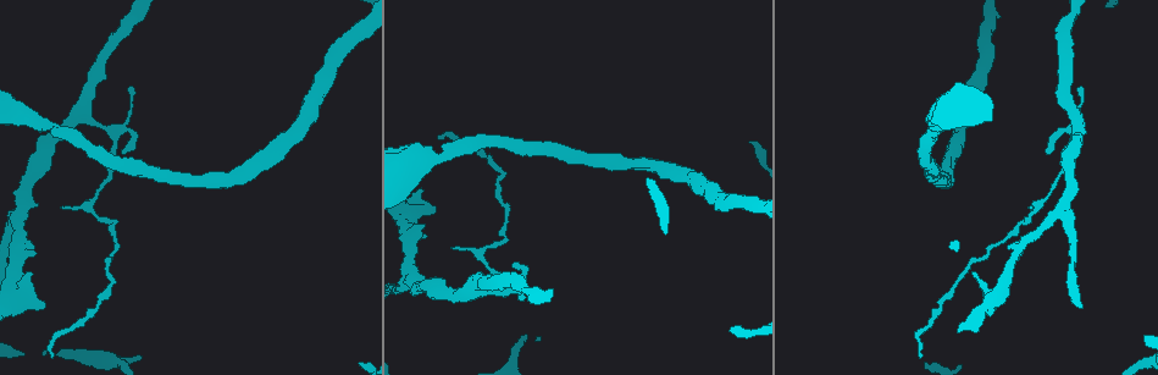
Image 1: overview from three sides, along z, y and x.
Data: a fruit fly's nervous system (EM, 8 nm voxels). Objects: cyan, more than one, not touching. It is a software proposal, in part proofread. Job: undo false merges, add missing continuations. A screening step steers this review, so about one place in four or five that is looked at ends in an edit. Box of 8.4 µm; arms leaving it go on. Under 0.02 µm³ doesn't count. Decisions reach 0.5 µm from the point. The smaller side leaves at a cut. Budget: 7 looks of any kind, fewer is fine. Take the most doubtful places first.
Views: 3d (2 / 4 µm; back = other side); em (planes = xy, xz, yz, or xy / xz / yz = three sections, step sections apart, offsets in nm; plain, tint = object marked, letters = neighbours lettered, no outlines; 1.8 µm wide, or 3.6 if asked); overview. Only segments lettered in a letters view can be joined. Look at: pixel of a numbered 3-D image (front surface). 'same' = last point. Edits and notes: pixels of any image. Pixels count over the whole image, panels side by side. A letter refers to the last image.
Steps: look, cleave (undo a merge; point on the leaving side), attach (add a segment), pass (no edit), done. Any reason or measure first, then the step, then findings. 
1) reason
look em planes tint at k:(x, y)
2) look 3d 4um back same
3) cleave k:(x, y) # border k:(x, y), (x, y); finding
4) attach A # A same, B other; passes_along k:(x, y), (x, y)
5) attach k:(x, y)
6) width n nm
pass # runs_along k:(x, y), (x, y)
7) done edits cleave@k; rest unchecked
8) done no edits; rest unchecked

three-way junction
look em planes letters at 1:(21, 214)

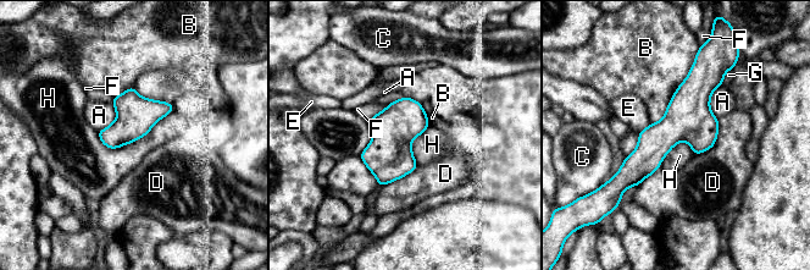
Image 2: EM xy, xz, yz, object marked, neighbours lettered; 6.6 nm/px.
pass # A other, B other, C other, D other, E other, F other, G other, H other; runs_along 2:(697, 66), (688, 111), (623, 185); all the same neuron

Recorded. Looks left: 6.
an open end
look em planes plain at 1:(432, 208)

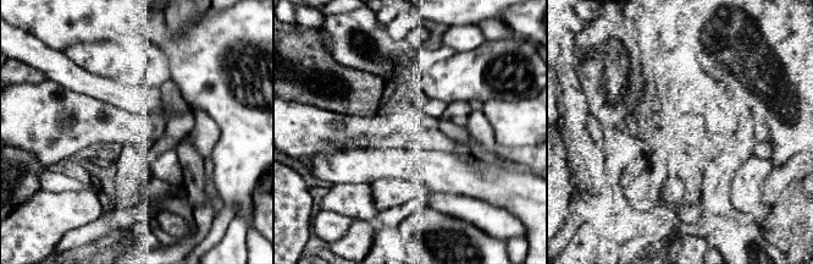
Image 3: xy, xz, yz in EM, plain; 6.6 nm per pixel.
what lies round it
look em planes letters same

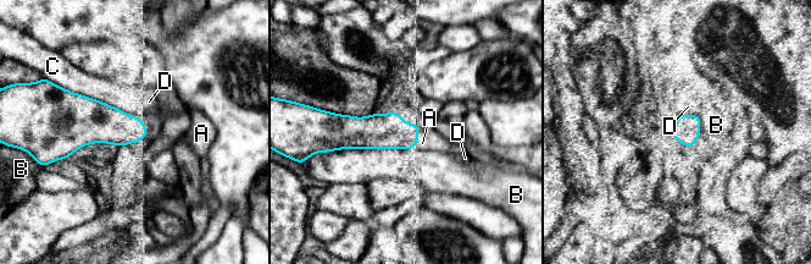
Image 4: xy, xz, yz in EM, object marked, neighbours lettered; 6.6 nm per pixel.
width 170 nm; longest_contact B 600 nm
attach 4:(422, 143) # A same, B other, C other, D other; it goes on there

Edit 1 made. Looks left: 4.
redraw
look overview

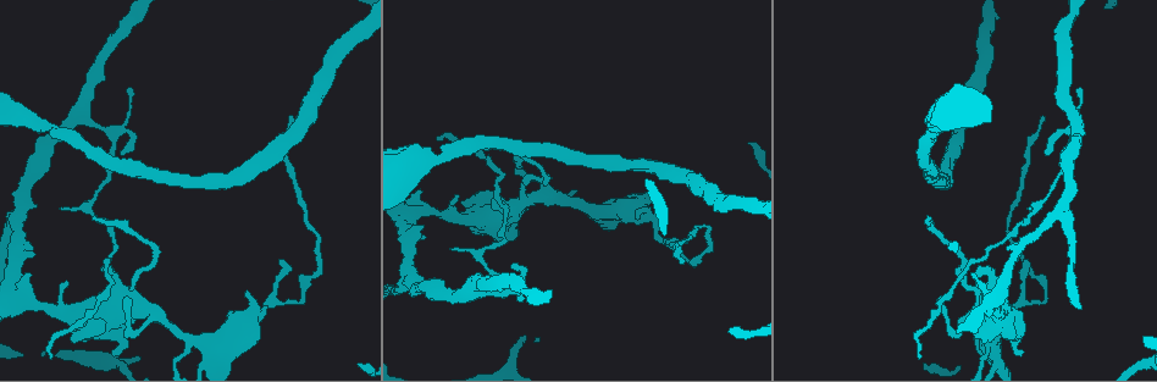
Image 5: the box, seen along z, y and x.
side arm on a straight run
look 3d 2um at 5:(498, 200)

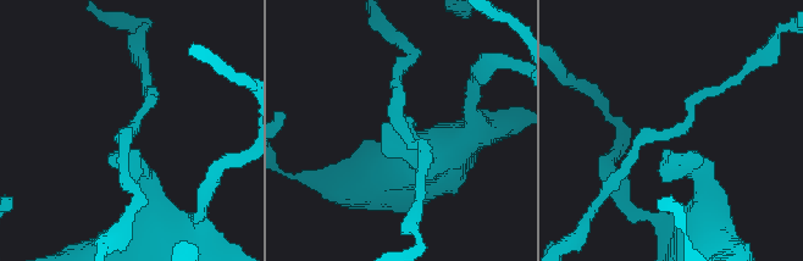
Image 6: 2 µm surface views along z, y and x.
arms 3; now the EM
look em planes letters at 6:(401, 126)

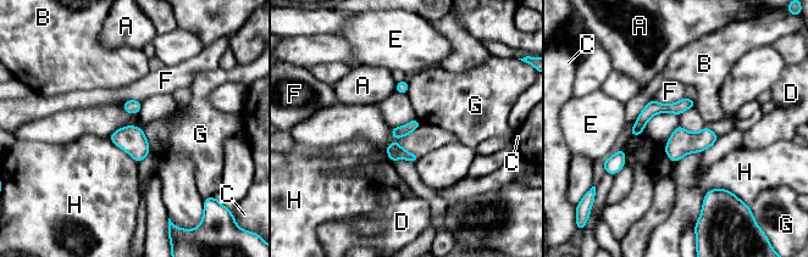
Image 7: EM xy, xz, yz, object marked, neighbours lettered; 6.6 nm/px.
width 100 nm
pass # A other, B other, C other, D other, E other, F other, G other, H other; one neuron here

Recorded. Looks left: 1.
done edits attach@4; rest unchecked

